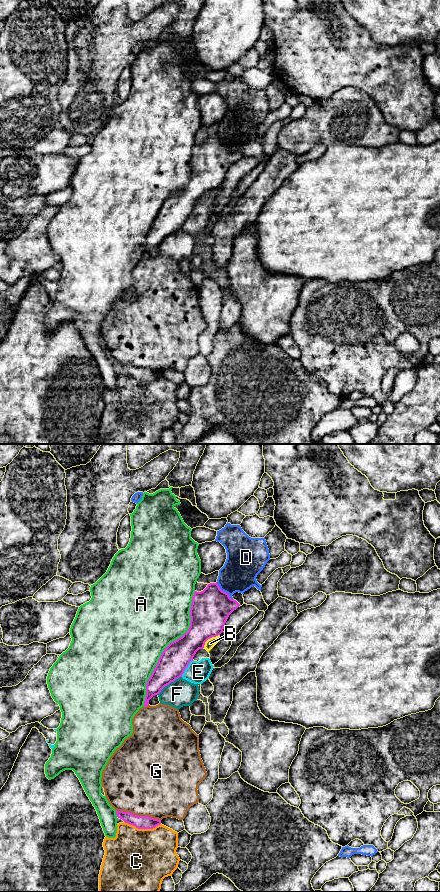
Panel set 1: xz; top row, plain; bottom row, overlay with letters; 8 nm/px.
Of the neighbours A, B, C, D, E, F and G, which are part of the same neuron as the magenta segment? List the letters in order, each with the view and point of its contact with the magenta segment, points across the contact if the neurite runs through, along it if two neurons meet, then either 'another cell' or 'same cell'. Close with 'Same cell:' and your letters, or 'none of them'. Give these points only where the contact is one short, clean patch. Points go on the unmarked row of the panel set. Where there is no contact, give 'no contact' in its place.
A: xz (166, 199) | another cell
B: xz (209, 190) | along xz (218, 186), (210, 189), (203, 199) | another cell
C: xz (142, 380) | another cell
D: xz (223, 143) | another cell
E: xz (186, 219) | another cell
F: xz (169, 235) | another cell
G: xz (137, 367) | another cell
Same cell: none of them

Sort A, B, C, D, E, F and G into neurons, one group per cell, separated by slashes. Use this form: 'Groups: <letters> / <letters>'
Groups: A / B D E / C / F / G

